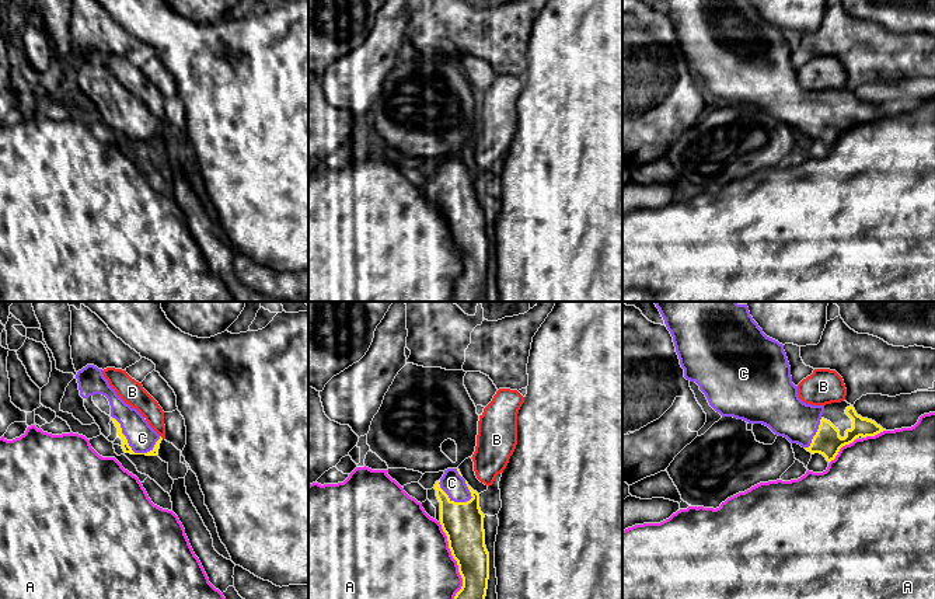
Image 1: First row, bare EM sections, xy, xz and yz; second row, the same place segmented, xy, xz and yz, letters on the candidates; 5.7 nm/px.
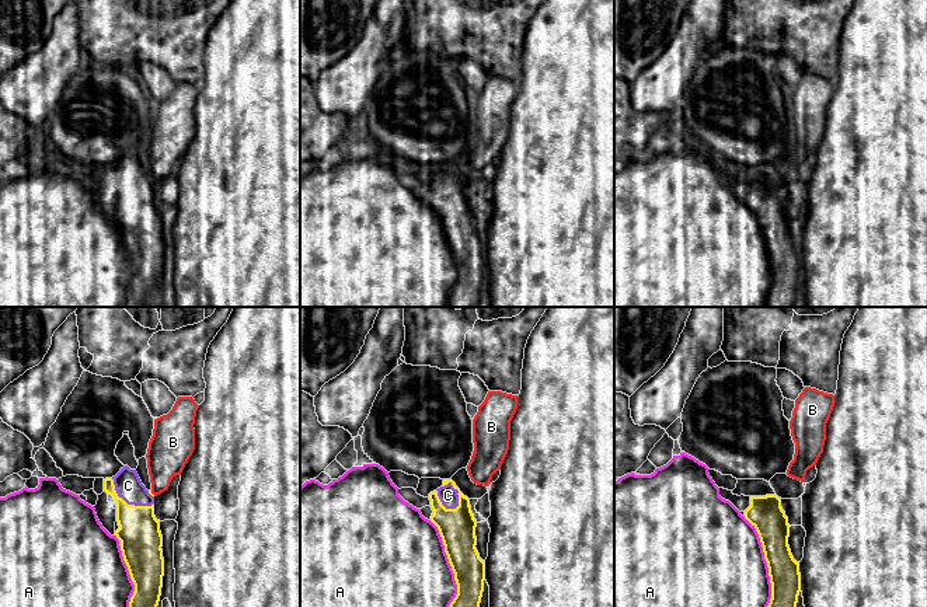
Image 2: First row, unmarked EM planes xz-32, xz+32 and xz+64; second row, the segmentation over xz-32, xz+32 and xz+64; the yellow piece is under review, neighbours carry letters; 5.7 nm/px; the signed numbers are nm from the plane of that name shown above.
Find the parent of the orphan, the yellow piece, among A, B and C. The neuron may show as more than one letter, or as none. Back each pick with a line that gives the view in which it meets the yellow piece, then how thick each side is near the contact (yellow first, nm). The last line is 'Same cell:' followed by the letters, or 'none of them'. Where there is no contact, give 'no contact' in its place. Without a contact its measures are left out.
C: meets yellow in xy; 50 nm thick on the yellow side, 160 nm on the other
Same cell: C

